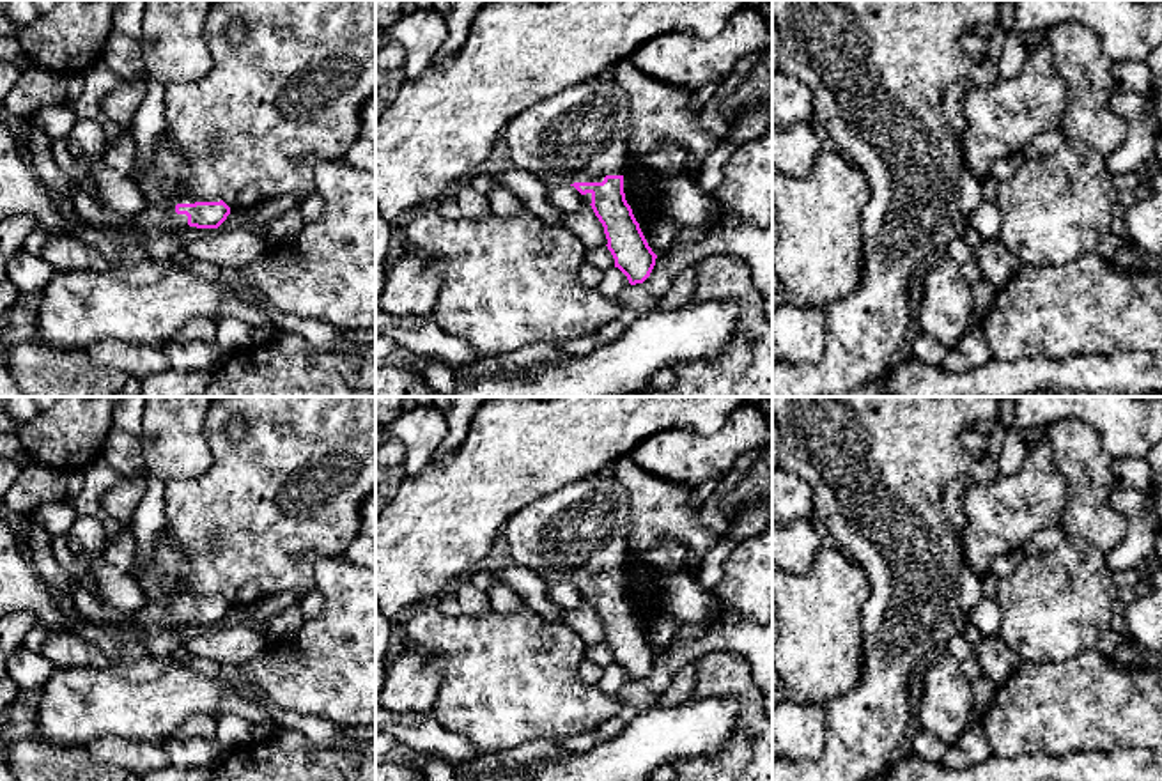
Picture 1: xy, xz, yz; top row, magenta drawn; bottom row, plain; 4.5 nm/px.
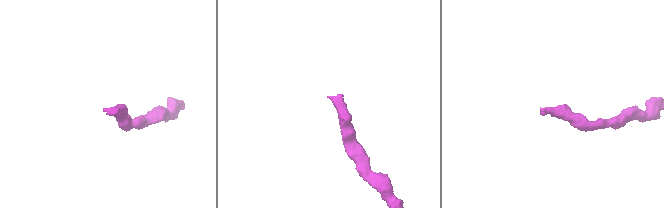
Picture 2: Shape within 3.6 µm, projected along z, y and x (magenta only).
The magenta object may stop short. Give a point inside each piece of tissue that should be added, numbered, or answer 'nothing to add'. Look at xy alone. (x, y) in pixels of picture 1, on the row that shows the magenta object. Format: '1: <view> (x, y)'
1: xy (163, 183)

